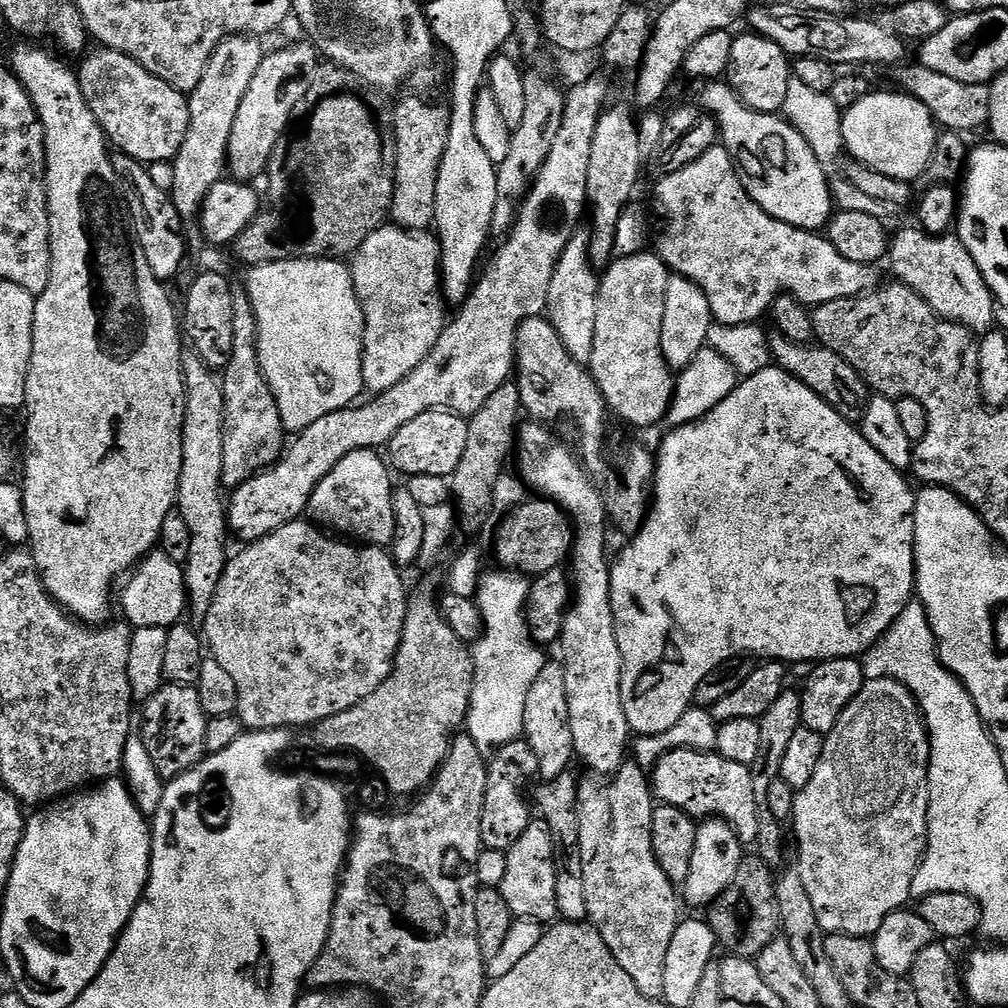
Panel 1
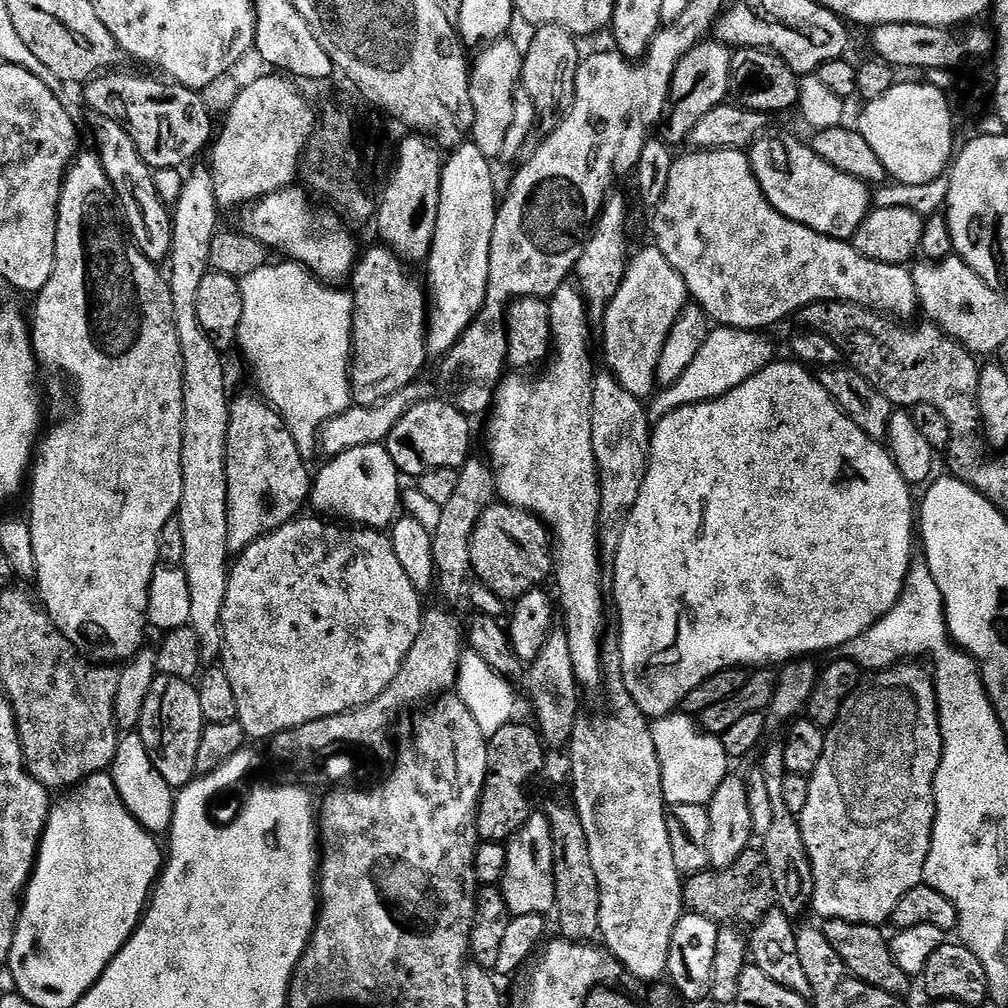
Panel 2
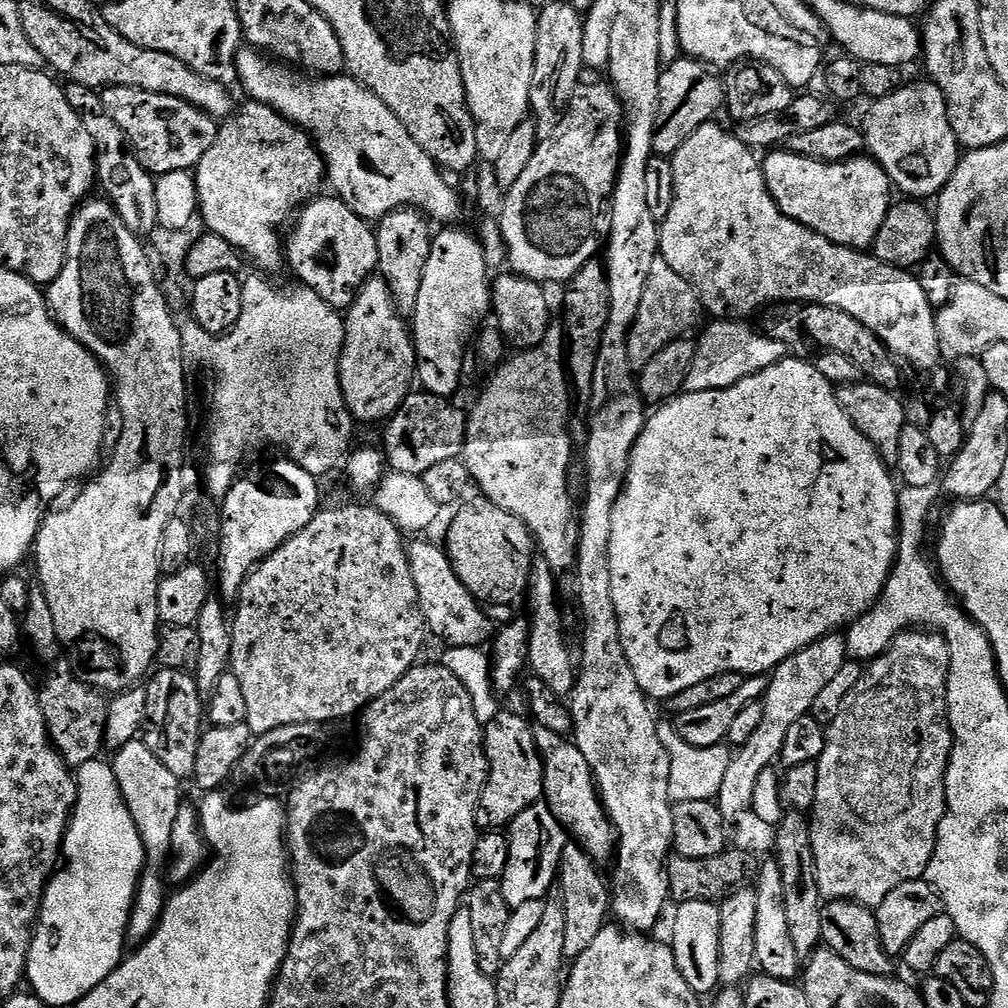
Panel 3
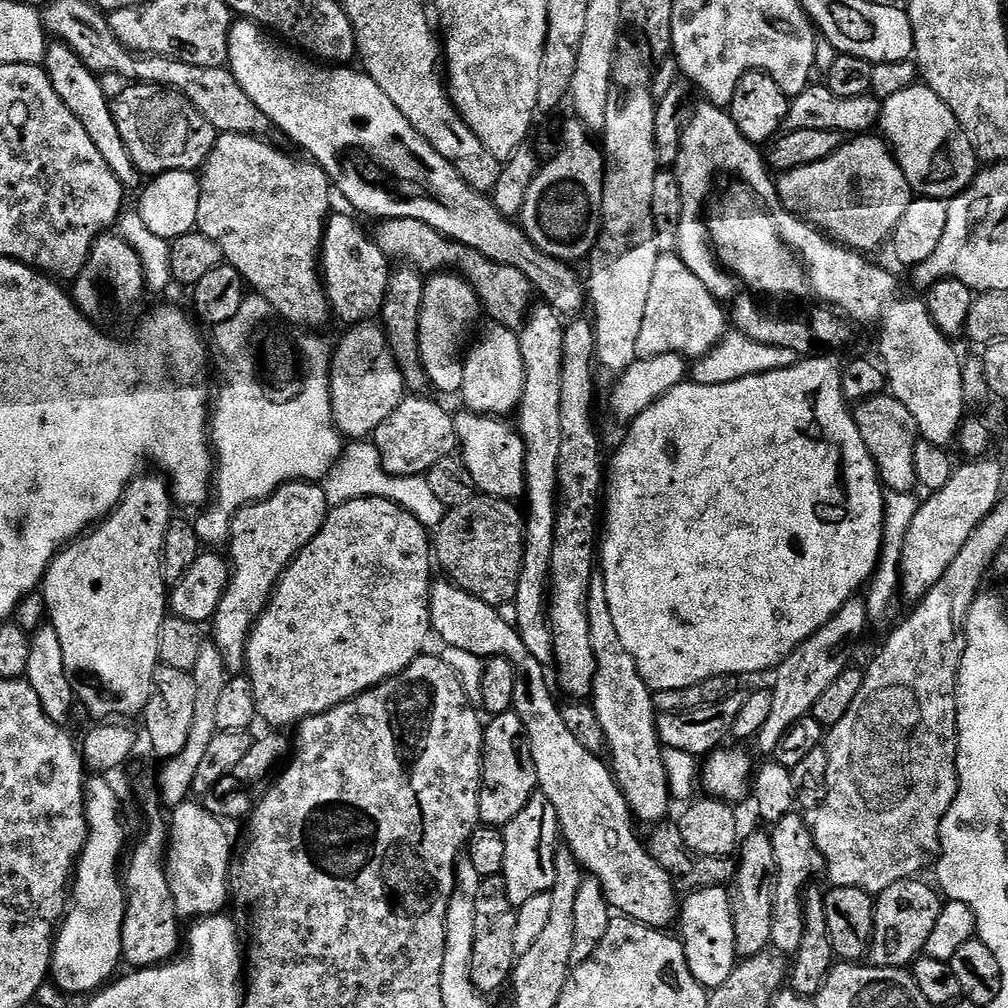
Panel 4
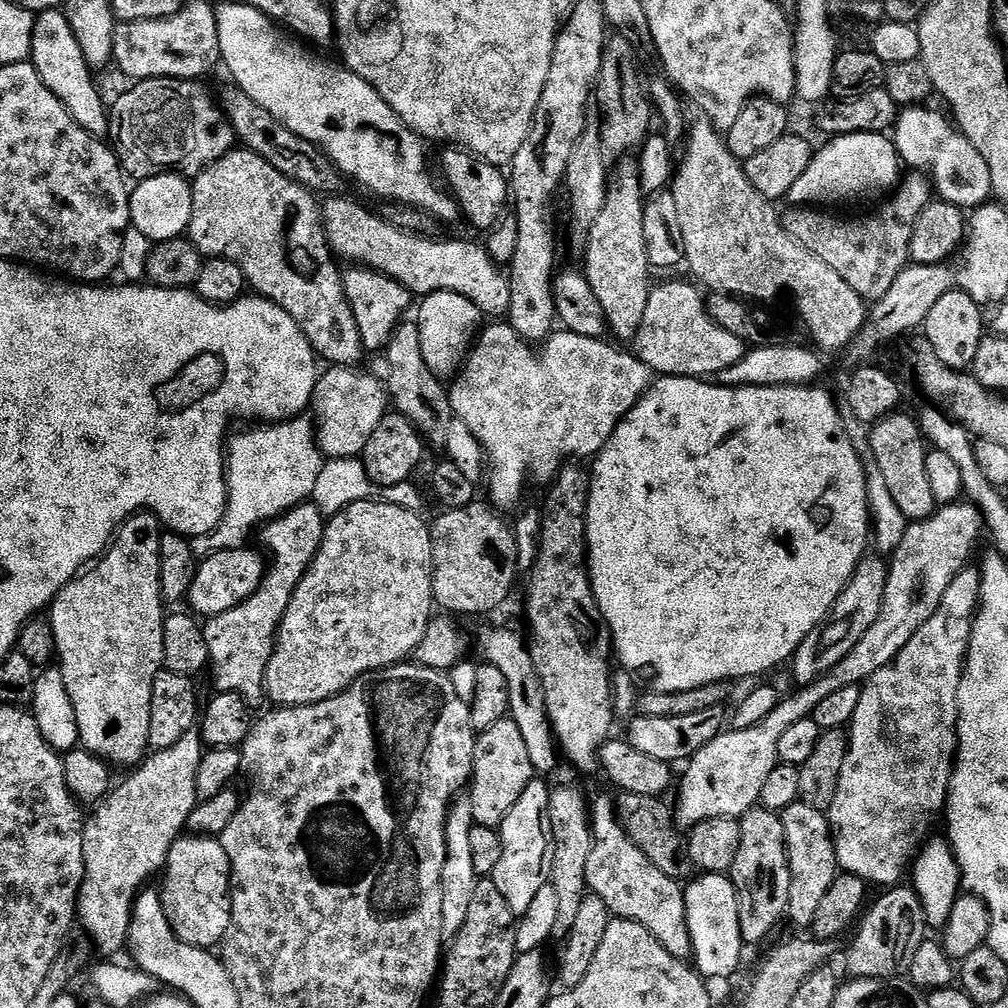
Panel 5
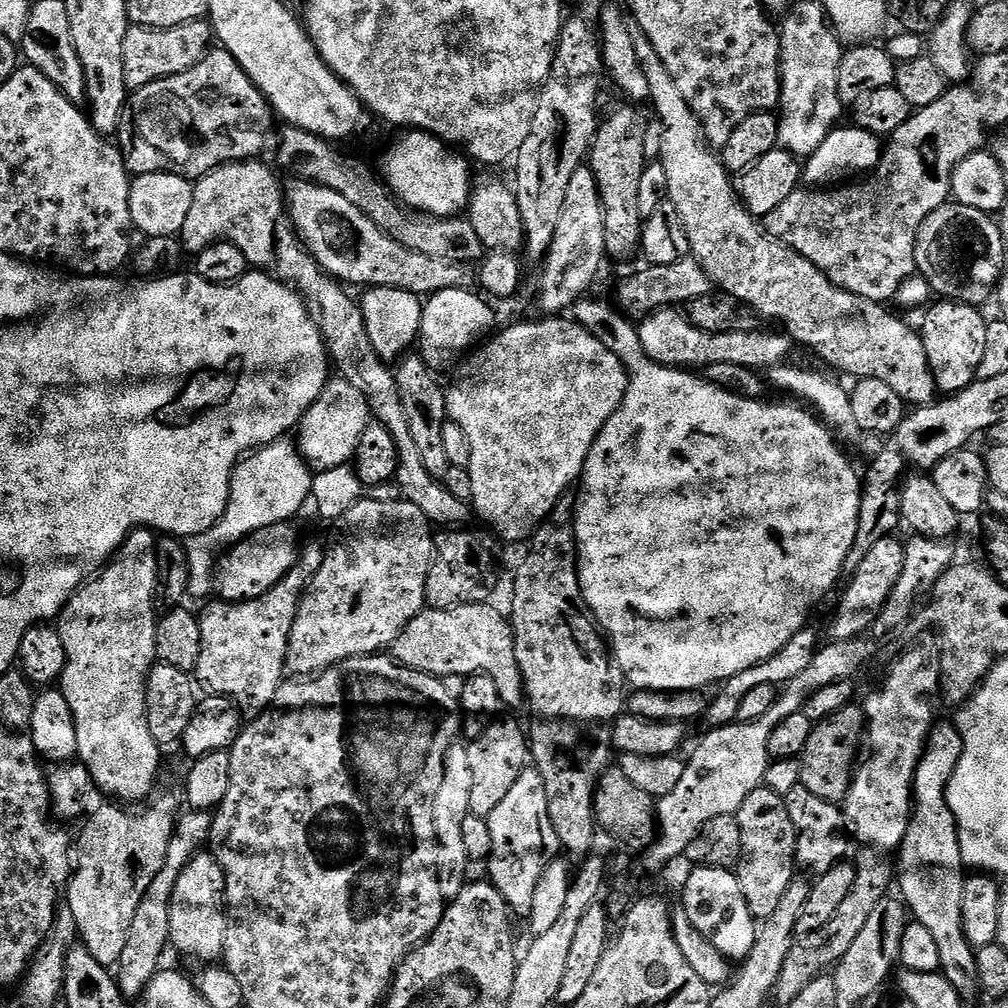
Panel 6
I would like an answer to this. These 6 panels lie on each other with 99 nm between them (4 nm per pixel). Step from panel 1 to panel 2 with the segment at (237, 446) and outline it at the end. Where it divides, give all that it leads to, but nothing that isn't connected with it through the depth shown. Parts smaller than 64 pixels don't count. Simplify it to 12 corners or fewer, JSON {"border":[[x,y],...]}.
{"border":[[259,394],[228,405],[228,551],[301,515],[313,477]]}

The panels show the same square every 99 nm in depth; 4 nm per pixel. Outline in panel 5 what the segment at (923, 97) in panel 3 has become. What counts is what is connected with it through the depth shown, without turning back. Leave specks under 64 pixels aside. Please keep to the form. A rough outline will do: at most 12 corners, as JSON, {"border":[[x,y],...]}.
{"border":[[928,106],[896,118],[896,152],[926,170],[935,195],[975,210],[990,166]]}

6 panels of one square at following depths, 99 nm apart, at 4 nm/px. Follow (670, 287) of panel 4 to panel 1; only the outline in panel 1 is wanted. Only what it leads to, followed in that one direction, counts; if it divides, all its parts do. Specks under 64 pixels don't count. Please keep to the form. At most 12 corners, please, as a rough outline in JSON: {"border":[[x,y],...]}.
{"border":[[645,250],[603,273],[590,371],[628,424],[663,421],[670,269]]}

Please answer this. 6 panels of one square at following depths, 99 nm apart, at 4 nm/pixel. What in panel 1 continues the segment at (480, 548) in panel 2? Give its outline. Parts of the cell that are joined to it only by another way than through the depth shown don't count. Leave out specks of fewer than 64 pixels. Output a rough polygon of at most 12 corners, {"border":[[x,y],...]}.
{"border":[[553,500],[511,509],[497,565],[525,578],[569,559],[574,525]]}

